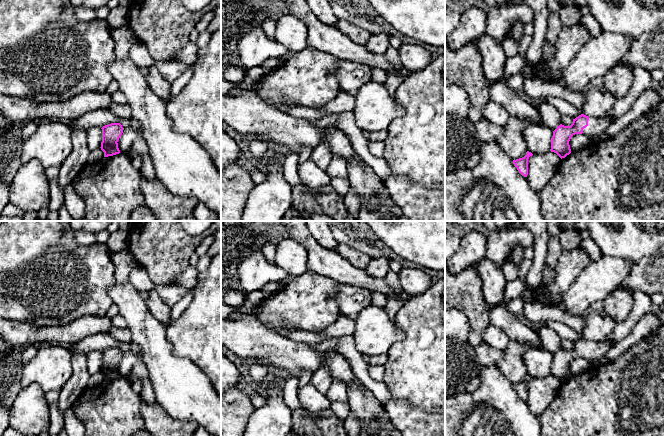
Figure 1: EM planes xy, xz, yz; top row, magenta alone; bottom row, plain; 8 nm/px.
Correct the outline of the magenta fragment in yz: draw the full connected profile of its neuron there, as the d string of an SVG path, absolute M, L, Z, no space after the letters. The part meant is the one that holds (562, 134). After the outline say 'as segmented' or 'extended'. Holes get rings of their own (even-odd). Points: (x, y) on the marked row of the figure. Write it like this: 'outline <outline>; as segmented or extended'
outline M584 114L579 115L570 126L560 124L553 131L551 138L551 152L556 153L561 159L571 153L569 141L575 134L584 134L590 139L599 137L608 127L613 124L613 120L609 117L588 117Z; extended

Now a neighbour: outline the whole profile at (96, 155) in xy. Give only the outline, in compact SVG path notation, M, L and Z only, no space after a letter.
M101 148L96 150L90 150L90 153L87 158L87 163L92 164L98 162L102 160L103 157L104 157L104 152L101 150Z

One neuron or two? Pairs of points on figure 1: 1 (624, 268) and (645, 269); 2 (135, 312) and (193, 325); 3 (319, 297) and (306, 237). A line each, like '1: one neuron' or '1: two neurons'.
1: two neurons
2: two neurons
3: two neurons

